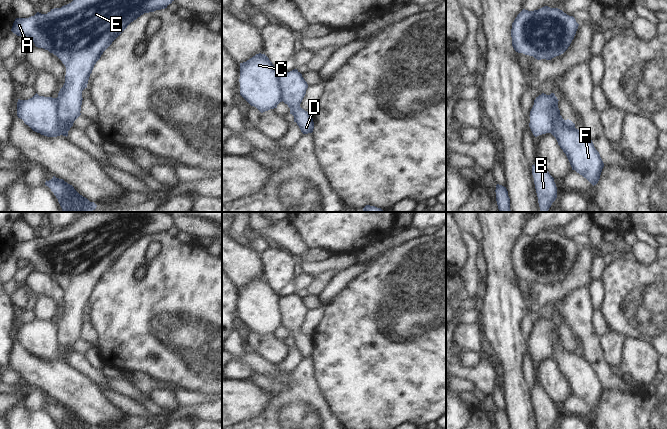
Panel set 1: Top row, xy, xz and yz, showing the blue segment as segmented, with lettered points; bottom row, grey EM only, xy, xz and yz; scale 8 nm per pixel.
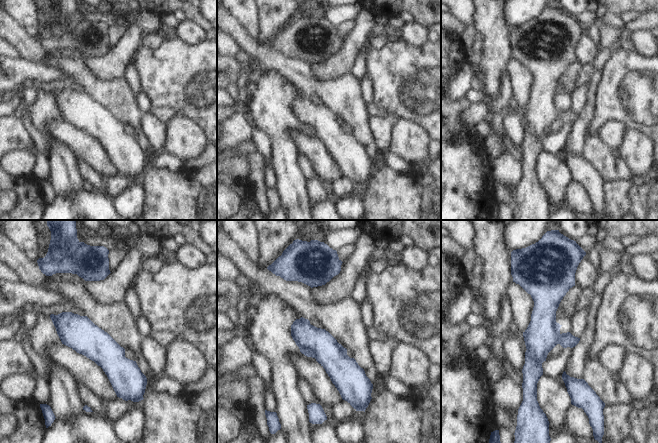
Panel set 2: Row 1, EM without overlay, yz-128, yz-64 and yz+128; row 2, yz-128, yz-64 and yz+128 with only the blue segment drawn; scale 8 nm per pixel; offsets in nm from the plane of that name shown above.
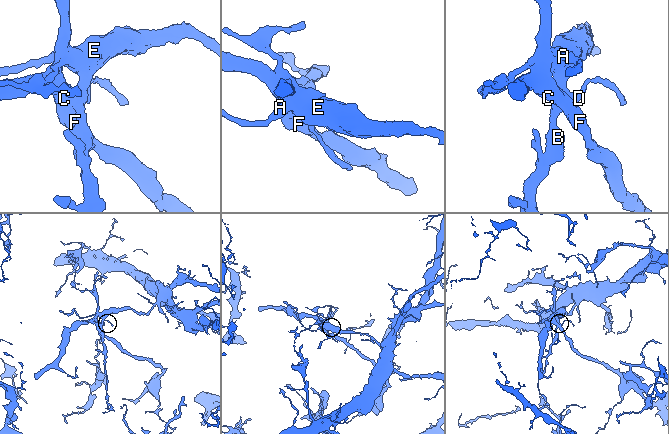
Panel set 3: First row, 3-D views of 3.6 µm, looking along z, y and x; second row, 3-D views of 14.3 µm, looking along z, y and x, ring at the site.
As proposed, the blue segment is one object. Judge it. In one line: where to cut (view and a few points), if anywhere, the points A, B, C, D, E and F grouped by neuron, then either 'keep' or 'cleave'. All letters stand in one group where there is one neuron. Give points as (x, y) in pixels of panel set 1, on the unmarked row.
xy (55, 322), (62, 358) | A B D E / C F | cleave

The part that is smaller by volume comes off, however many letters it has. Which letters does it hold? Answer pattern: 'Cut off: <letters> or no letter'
Cut off: C, F

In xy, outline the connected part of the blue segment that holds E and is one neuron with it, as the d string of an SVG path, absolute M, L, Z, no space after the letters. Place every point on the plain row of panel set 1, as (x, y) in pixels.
M85 212L71 227L61 232L51 233L47 238L37 236L29 242L15 243L11 253L14 258L27 260L36 271L43 272L56 279L66 291L65 307L56 322L63 360L68 360L68 355L73 350L74 345L81 339L82 315L87 312L94 289L103 276L131 246L144 237L167 232L175 222L176 218L168 212Z

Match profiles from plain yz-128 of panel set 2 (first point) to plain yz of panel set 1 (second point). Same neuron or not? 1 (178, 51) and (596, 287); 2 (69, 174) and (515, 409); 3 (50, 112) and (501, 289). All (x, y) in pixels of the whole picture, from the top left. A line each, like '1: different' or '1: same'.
1: different
2: same
3: same

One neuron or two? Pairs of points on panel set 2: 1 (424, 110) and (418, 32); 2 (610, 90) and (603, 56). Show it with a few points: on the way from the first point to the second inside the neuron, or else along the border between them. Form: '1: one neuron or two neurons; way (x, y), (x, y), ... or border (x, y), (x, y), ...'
1: two neurons; border (402, 37), (417, 46), (422, 46), (428, 40)
2: two neurons; border (613, 49), (602, 70)

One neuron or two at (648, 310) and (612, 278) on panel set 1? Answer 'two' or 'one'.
one

